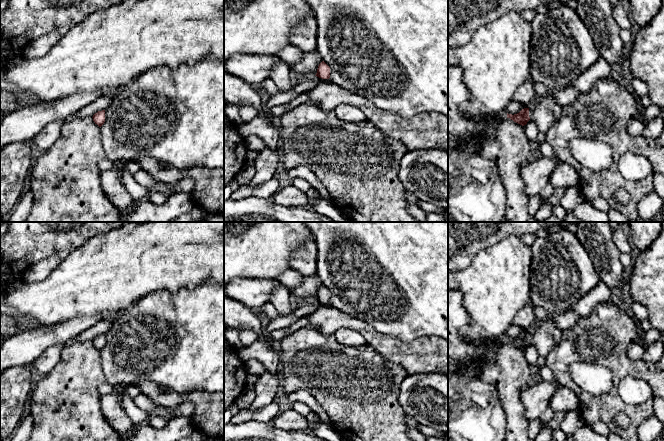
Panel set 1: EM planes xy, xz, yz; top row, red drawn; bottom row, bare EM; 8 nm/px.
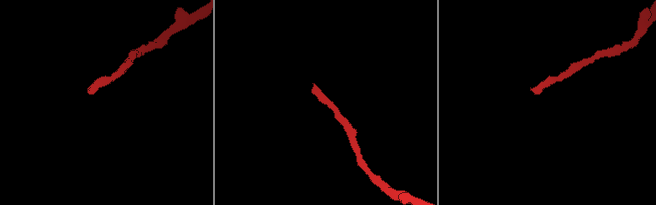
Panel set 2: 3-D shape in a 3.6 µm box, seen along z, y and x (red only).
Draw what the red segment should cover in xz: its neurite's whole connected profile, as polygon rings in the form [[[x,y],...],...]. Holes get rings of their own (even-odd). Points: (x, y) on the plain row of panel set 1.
[[[322,285],[318,290],[317,297],[315,300],[322,302],[322,303],[329,303],[330,291],[324,285]]]

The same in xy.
[[[105,334],[98,335],[97,337],[95,337],[93,339],[92,342],[93,342],[93,345],[95,346],[95,348],[97,348],[99,351],[101,351],[105,346]]]

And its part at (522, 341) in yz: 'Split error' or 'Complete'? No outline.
Complete

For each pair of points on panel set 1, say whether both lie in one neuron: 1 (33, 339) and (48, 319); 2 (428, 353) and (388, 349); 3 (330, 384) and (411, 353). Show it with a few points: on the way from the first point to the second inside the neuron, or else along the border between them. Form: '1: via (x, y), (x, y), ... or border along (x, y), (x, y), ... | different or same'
1: border along (66, 320), (49, 326), (41, 326) | different
2: via (418, 353), (398, 351) | same
3: border along (372, 347), (386, 359), (399, 363), (409, 374) | different

